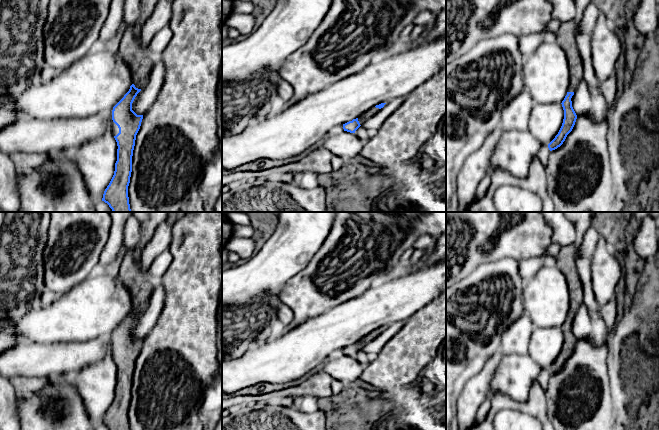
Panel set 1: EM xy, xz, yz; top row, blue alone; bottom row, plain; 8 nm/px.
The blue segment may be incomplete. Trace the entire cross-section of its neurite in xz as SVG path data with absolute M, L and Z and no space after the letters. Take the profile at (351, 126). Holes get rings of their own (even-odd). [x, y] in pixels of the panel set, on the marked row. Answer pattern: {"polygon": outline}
{"polygon": "M381 103L379 105L376 105L375 107L370 108L366 112L364 112L361 116L359 116L356 119L353 119L352 121L349 121L345 124L343 124L344 131L355 133L355 131L362 126L369 118L371 118L373 115L375 115L381 108L384 107L386 103Z"}

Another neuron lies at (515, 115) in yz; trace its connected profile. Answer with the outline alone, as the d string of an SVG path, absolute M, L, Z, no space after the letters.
M523 89L504 106L500 116L500 128L502 130L526 131L532 107L533 99L531 94L527 89Z

